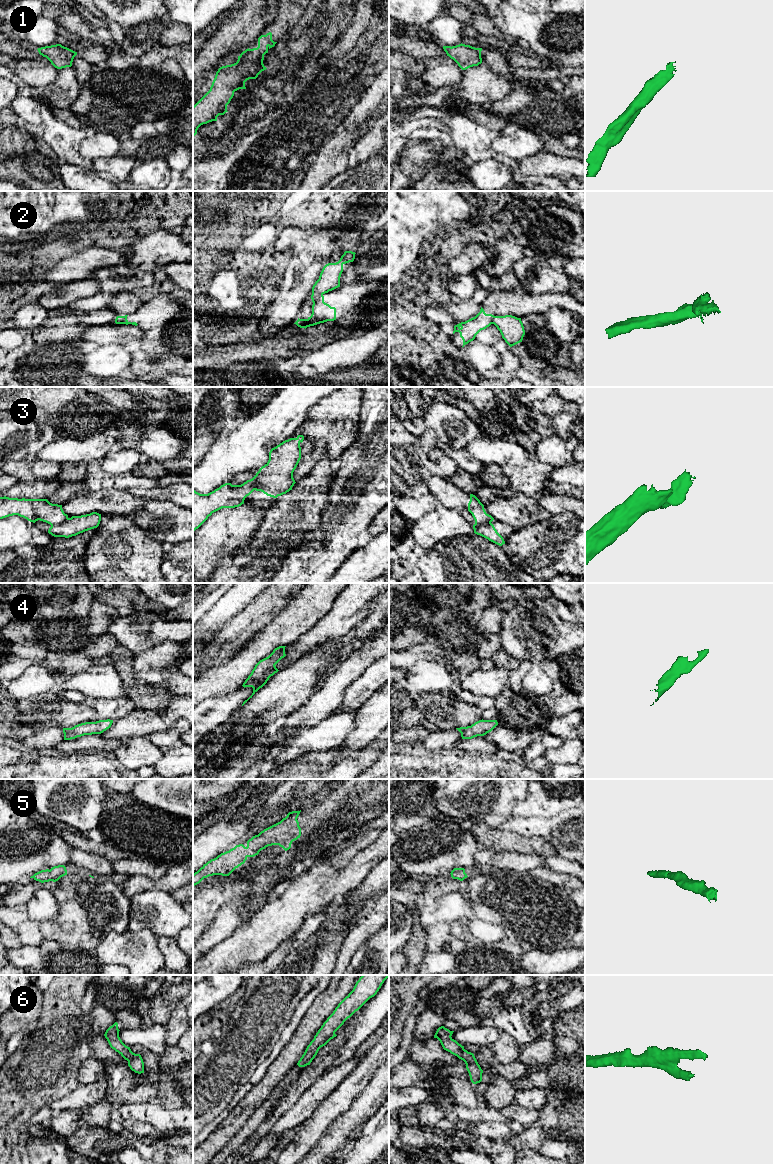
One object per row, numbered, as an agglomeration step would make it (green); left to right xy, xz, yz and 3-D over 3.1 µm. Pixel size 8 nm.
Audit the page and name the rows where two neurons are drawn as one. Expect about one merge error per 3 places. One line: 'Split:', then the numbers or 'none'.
Split: 2, 3

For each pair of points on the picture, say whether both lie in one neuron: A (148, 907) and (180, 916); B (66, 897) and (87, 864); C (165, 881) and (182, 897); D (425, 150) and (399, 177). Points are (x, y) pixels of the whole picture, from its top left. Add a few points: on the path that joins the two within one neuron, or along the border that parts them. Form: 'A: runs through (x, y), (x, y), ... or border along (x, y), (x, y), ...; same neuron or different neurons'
A: runs through (156, 910), (165, 916), (172, 916); same neuron
B: border along (84, 873), (88, 875); different neurons
C: border along (182, 886), (171, 893); different neurons
D: runs through (418, 157), (406, 170); same neuron

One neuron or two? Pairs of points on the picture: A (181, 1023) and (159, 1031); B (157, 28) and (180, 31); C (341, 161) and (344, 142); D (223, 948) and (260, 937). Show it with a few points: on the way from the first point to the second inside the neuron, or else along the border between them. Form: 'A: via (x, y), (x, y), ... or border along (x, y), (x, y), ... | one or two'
A: border along (164, 1025), (166, 1027), (167, 1045) | two
B: via (163, 31), (174, 31) | one
C: via (340, 156), (340, 147) | one
D: via (232, 948), (240, 948), (251, 941) | one

